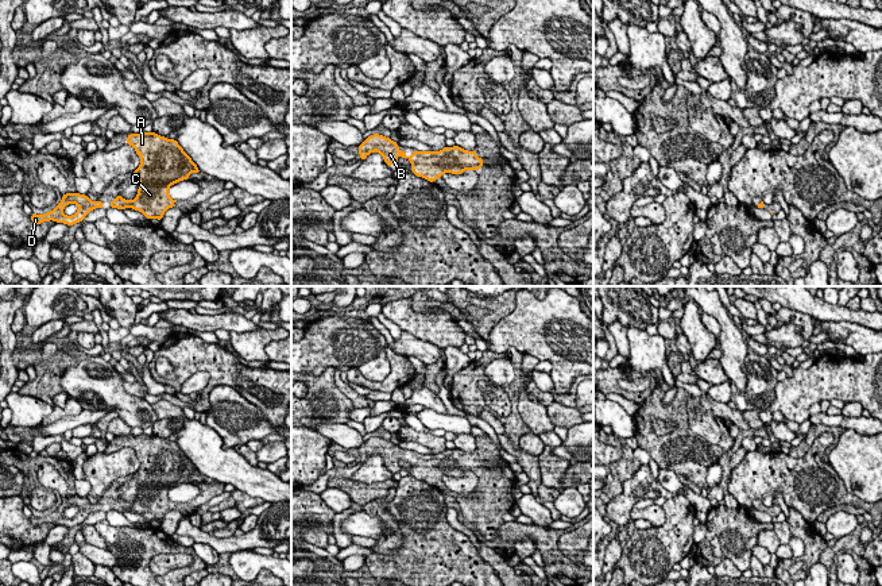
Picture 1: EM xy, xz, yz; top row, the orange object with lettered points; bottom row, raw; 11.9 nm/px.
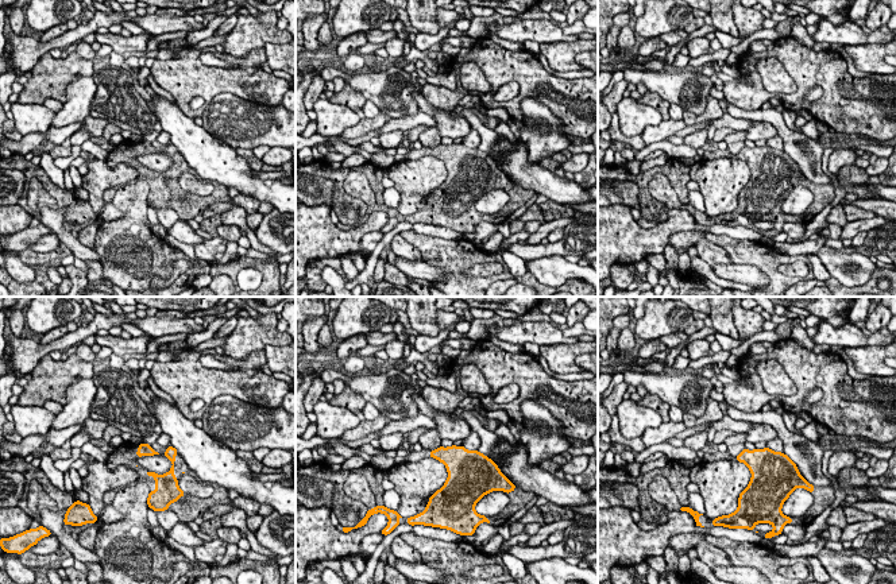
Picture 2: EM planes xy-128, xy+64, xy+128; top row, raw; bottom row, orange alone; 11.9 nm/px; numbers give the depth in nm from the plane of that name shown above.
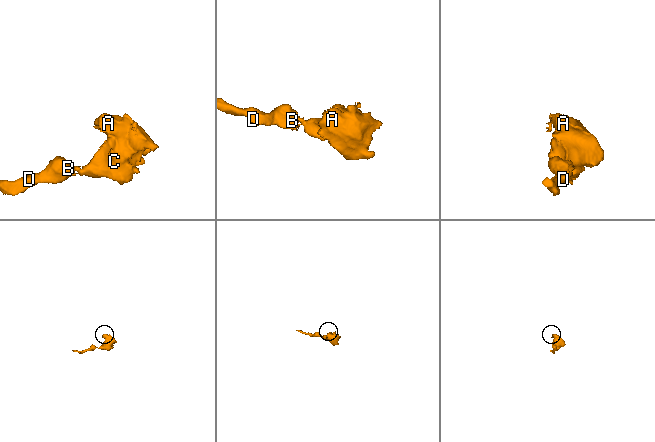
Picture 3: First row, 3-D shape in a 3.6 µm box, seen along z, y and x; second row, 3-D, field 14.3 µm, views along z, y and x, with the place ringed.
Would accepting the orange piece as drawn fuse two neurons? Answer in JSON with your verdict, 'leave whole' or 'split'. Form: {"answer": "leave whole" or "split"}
{"answer": "leave whole"}

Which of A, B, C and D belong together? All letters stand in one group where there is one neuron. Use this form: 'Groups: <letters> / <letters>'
Groups: A B C D

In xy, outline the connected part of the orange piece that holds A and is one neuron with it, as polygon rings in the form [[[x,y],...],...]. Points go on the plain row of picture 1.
[[[155,435],[129,436],[127,446],[140,458],[140,467],[132,475],[139,483],[135,502],[125,502],[120,497],[111,504],[111,510],[132,510],[148,523],[162,523],[165,513],[174,510],[169,490],[179,483],[190,482],[190,475],[201,475],[192,460],[175,442],[166,442]]]

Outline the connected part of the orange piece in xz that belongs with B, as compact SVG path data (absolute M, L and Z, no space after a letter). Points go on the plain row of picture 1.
M374 436L368 439L367 442L364 442L361 447L359 447L360 463L364 463L367 458L374 454L382 456L388 470L391 470L394 464L398 464L398 459L396 459L398 456L405 462L407 460L406 454L401 454L398 451L396 444L379 436Z

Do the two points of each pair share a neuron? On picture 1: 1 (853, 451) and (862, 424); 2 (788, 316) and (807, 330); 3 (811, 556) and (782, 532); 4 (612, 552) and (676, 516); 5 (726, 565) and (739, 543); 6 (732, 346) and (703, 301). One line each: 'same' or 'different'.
1: different
2: same
3: different
4: different
5: different
6: same

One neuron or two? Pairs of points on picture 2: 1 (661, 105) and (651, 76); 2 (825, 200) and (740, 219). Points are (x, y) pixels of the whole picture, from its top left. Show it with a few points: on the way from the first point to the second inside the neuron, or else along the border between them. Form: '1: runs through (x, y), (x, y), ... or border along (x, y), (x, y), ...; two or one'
1: border along (648, 89), (659, 93), (669, 104); two
2: runs through (803, 181), (777, 181), (759, 200); one

